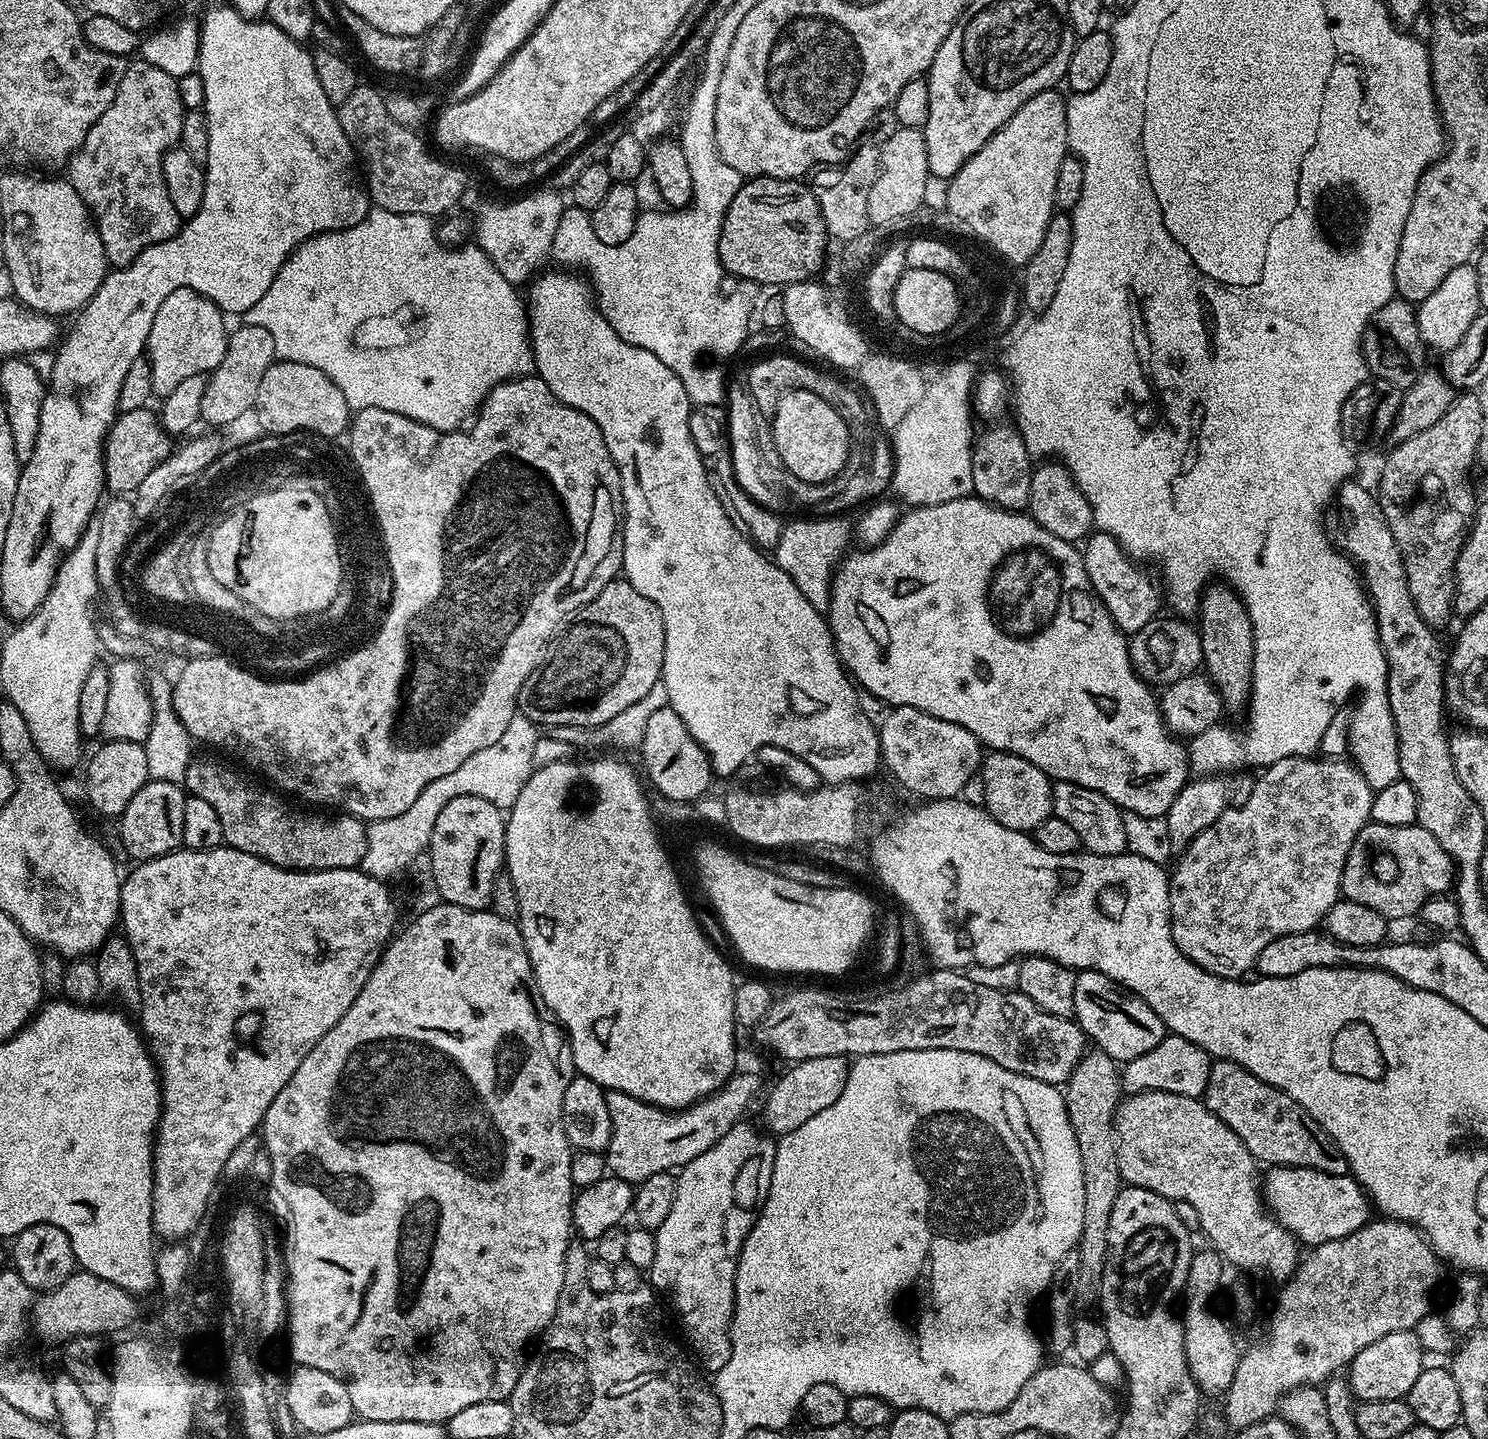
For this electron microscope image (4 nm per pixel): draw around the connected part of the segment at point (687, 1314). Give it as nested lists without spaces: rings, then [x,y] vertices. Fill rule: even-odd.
[[[748,1122],[734,1125],[726,1138],[714,1142],[706,1154],[698,1154],[698,1158],[679,1169],[675,1177],[673,1206],[670,1207],[666,1220],[655,1231],[656,1253],[650,1269],[651,1287],[657,1293],[665,1292],[668,1295],[668,1300],[672,1303],[673,1310],[680,1315],[680,1324],[688,1335],[687,1347],[694,1353],[699,1367],[708,1374],[720,1372],[722,1366],[730,1362],[738,1258],[750,1230],[756,1224],[757,1215],[764,1206],[774,1170],[776,1140],[767,1131],[757,1128],[751,1128]]]

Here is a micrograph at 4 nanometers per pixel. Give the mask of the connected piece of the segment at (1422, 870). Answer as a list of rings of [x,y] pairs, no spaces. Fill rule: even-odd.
[[[1369,823],[1354,838],[1354,846],[1350,846],[1350,854],[1346,858],[1346,866],[1342,870],[1340,891],[1343,899],[1362,902],[1362,906],[1370,906],[1370,910],[1378,910],[1389,922],[1404,920],[1407,916],[1415,917],[1420,907],[1432,896],[1443,896],[1453,887],[1454,865],[1452,859],[1442,846],[1438,846],[1438,838],[1430,834],[1421,824],[1410,826],[1382,826]]]

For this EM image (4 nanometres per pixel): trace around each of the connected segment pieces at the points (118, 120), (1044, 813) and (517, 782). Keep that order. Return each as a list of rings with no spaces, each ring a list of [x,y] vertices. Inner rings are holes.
[[[144,59],[136,62],[129,63],[114,102],[90,126],[90,134],[66,165],[66,179],[91,212],[112,268],[124,268],[142,250],[166,242],[182,223],[166,194],[162,172],[164,155],[179,145],[186,111],[178,98],[178,79]]]
[[[989,751],[983,757],[979,774],[986,790],[983,807],[1002,826],[1019,832],[1035,833],[1036,828],[1052,815],[1053,781],[1034,762],[1018,758],[1009,752]]]
[[[519,714],[513,716],[506,733],[497,742],[463,762],[458,773],[459,795],[485,798],[502,810],[510,810],[535,769],[538,734],[540,738],[539,727],[529,719]]]

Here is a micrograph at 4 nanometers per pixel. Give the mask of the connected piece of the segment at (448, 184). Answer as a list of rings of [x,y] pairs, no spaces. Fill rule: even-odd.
[[[357,83],[354,94],[350,94],[346,102],[338,105],[338,111],[340,125],[348,141],[352,143],[355,155],[362,165],[363,175],[364,172],[368,175],[366,191],[375,207],[390,210],[394,214],[440,218],[451,213],[455,209],[452,207],[463,201],[469,187],[467,174],[462,169],[439,160],[424,145],[419,131],[398,126],[398,122],[394,122],[394,118],[386,114],[385,97],[379,96],[370,85]]]

